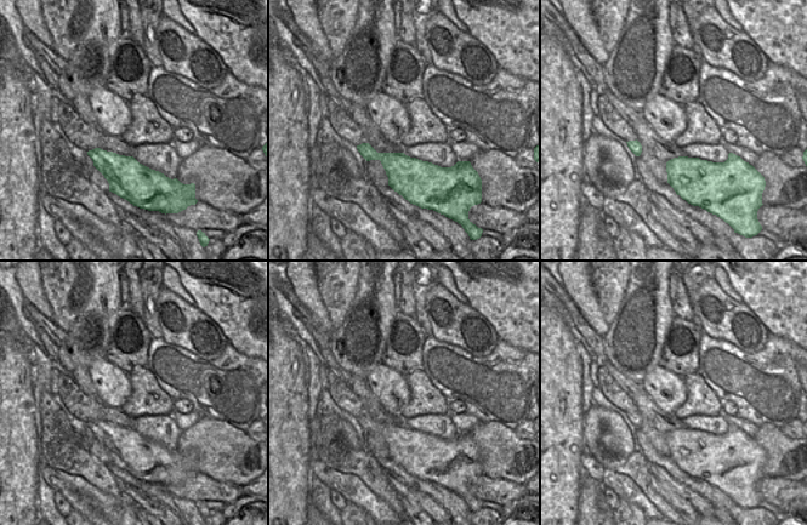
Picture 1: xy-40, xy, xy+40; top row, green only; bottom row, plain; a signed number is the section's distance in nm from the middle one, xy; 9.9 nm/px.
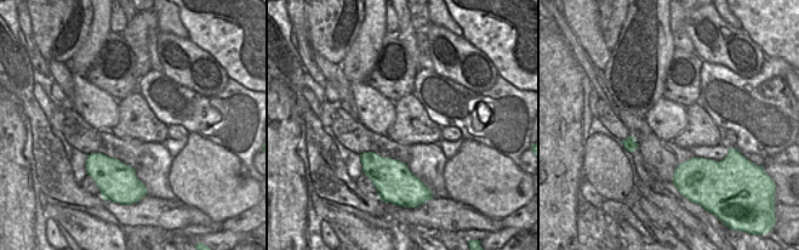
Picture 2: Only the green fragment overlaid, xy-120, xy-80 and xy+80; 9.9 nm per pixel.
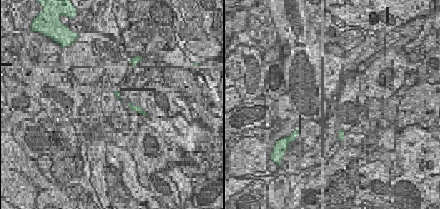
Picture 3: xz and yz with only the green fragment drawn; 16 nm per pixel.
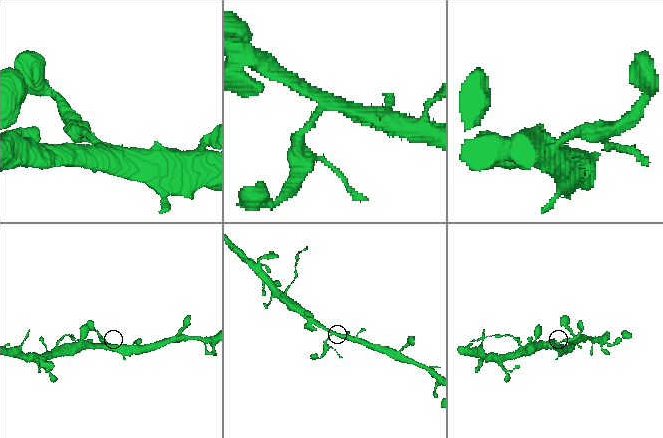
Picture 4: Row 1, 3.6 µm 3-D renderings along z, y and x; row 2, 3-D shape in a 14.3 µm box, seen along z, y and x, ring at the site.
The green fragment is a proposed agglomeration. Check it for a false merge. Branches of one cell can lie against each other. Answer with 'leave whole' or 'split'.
leave whole

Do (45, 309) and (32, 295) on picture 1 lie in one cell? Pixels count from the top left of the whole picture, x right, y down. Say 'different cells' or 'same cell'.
same cell

